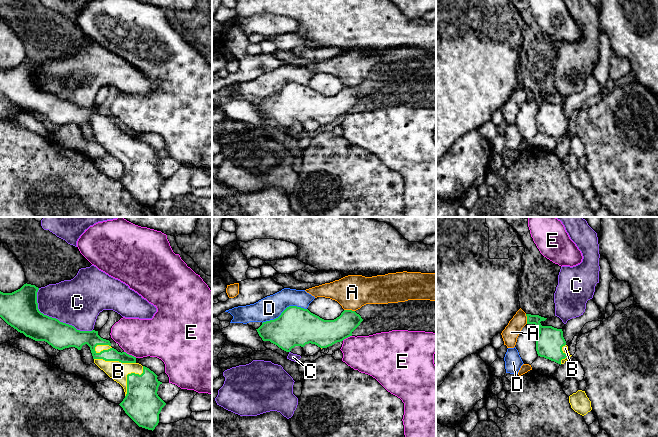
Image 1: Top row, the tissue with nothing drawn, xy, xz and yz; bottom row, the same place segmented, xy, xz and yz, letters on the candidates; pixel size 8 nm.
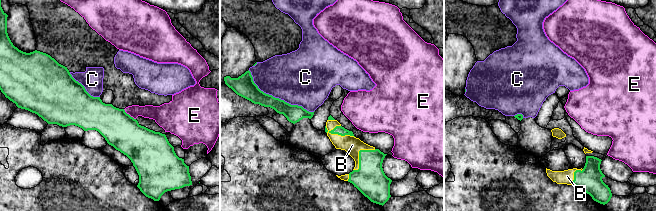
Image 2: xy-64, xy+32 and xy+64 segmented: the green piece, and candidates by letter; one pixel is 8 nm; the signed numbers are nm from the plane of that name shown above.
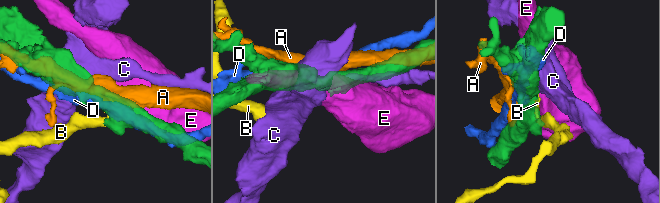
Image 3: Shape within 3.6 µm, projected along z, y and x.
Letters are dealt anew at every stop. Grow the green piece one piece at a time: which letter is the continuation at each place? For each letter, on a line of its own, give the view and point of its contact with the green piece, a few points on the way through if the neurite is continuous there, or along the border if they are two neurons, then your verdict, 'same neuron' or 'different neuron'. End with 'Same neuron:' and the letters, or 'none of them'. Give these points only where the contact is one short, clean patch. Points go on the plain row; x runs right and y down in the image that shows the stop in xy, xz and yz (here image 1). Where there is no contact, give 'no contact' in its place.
A: meets green in xz at (349, 86); different neuron
B: meets green in xy at (127, 151); same neuron
C: meets green in xy at (55, 94); different neuron
D: meets green in xz at (284, 86); different neuron
E: meets green in xy at (130, 131); different neuron
Same neuron: B

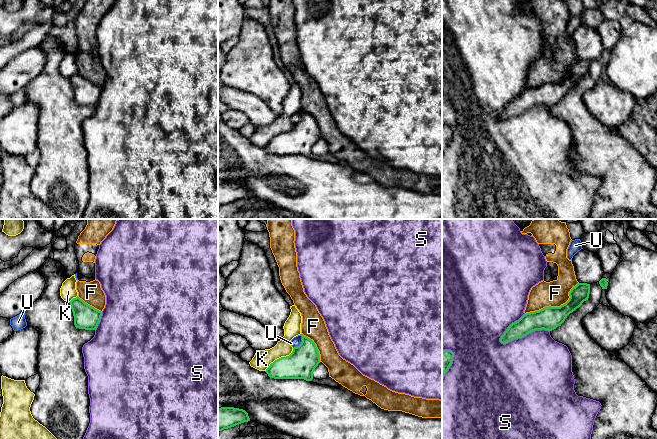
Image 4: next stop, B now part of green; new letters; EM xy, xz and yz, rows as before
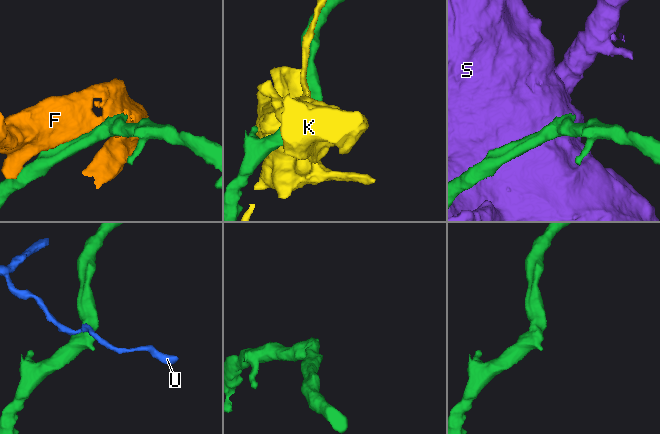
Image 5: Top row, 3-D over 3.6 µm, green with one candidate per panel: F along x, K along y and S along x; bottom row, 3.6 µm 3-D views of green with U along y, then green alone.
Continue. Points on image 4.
F: meets green in yz at (555, 83); different neuron
K: meets green in xz at (279, 134); different neuron
S: meets green in yz at (524, 111); different neuron
U: meets green in xz at (301, 118); border along xz (301, 110), (301, 118), (293, 124); different neuron
Same neuron: none of them

